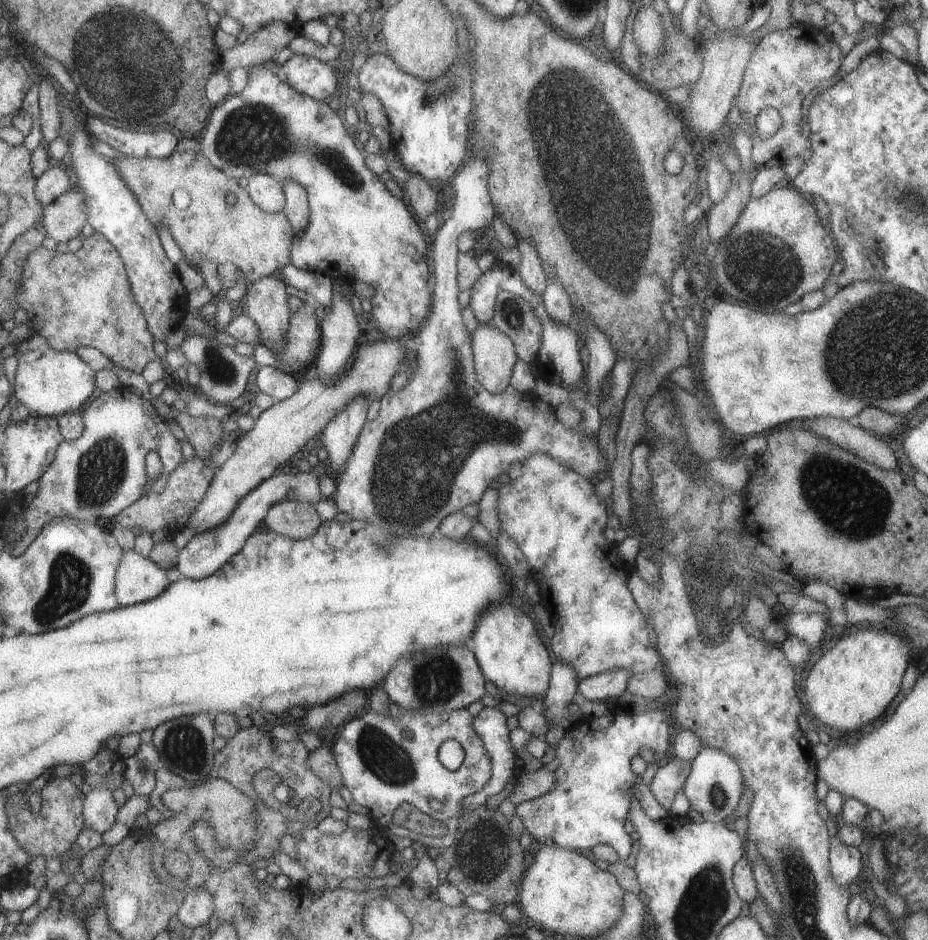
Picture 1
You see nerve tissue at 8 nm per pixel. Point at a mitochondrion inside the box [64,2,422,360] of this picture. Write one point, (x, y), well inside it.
(122, 59)

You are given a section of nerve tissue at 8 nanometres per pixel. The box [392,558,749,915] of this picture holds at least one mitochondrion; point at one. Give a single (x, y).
(436, 680)

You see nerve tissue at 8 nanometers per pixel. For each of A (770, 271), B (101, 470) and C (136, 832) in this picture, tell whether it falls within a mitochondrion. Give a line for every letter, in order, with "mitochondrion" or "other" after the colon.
A: mitochondrion
B: mitochondrion
C: other

